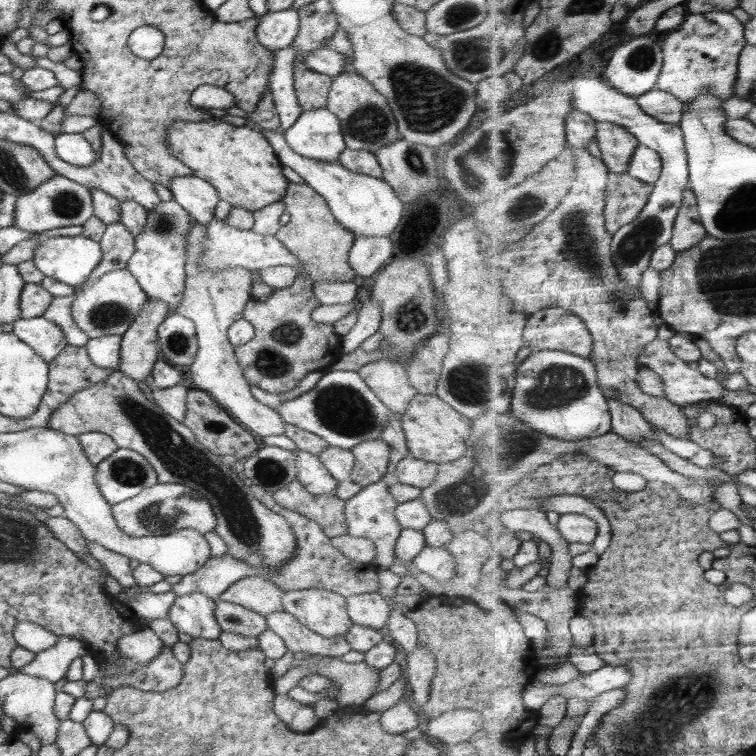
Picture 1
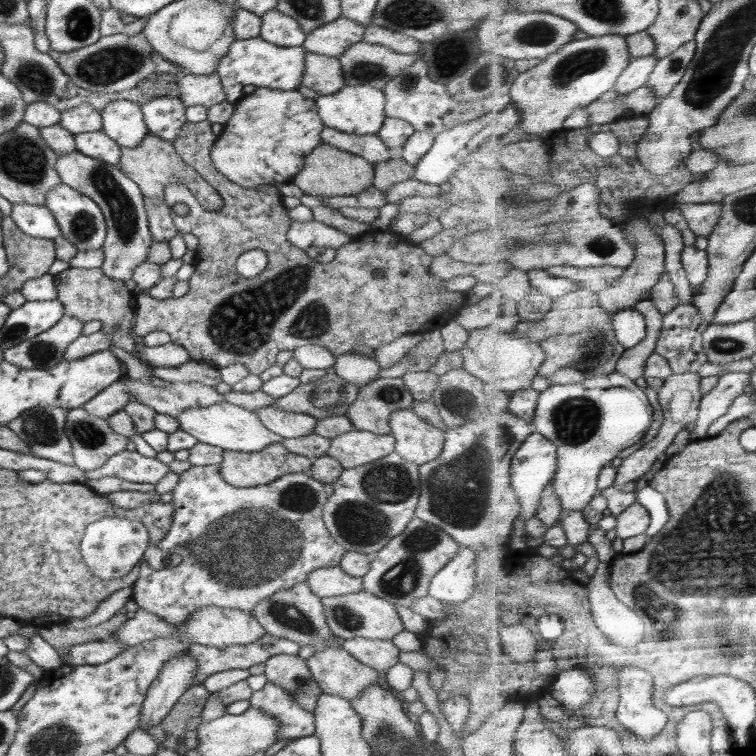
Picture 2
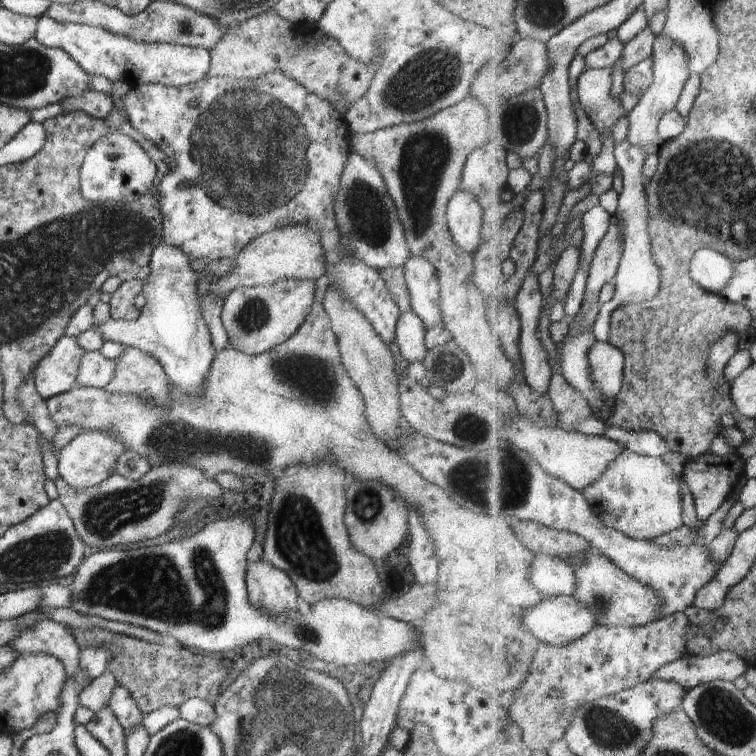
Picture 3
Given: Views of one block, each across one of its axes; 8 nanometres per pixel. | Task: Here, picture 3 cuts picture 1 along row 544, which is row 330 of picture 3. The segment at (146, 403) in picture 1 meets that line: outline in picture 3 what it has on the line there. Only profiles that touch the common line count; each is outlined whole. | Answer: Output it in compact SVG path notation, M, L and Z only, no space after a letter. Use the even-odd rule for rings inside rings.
M282 279L269 285L238 287L225 296L221 319L229 336L229 344L245 355L257 355L296 332L315 304L317 291L313 280Z

